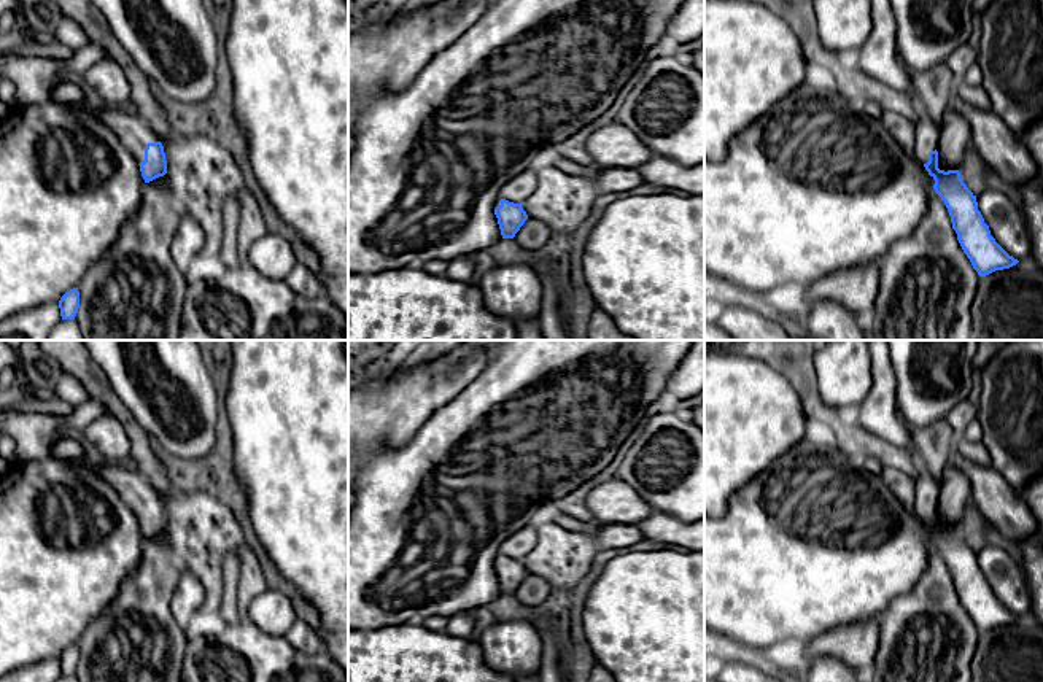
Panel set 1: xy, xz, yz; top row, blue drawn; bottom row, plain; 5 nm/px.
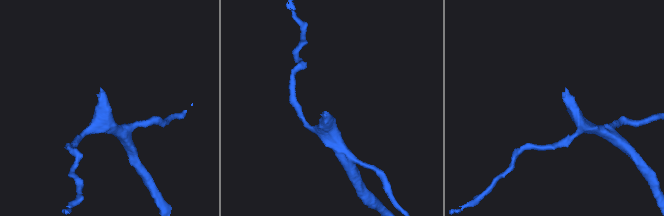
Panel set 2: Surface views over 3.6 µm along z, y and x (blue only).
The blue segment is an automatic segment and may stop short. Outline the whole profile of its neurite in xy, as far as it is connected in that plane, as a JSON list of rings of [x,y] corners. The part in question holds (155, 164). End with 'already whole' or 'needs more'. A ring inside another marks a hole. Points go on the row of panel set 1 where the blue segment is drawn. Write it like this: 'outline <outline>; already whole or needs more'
outline [[[52,78],[48,86],[48,100],[65,108],[81,108],[100,118],[134,154],[145,183],[167,173],[164,146],[138,114],[127,113],[121,107],[91,107],[79,86],[68,79]]]; needs more

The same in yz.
outline [[[921,113],[916,124],[914,159],[921,162],[935,180],[933,189],[944,202],[957,240],[979,277],[1016,265],[991,235],[978,210],[976,196],[967,188],[959,170],[938,169],[940,129]]]; needs more

